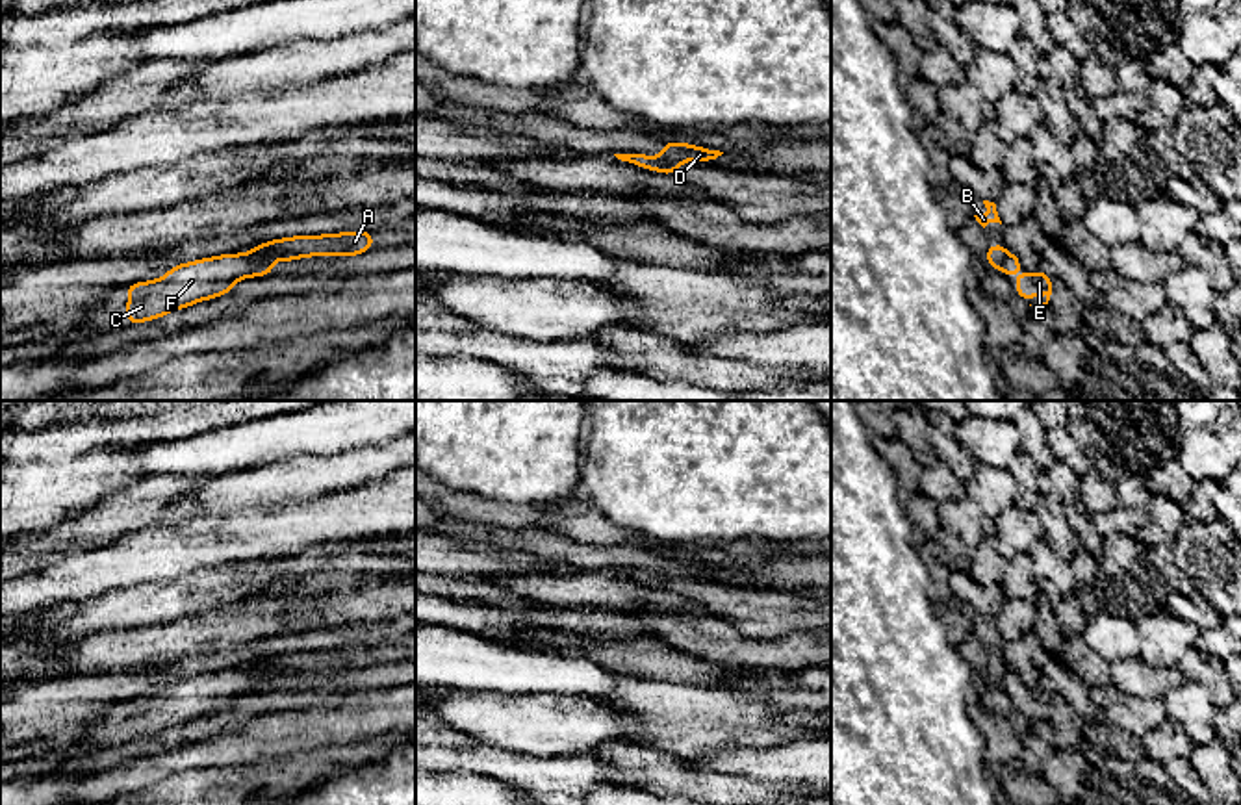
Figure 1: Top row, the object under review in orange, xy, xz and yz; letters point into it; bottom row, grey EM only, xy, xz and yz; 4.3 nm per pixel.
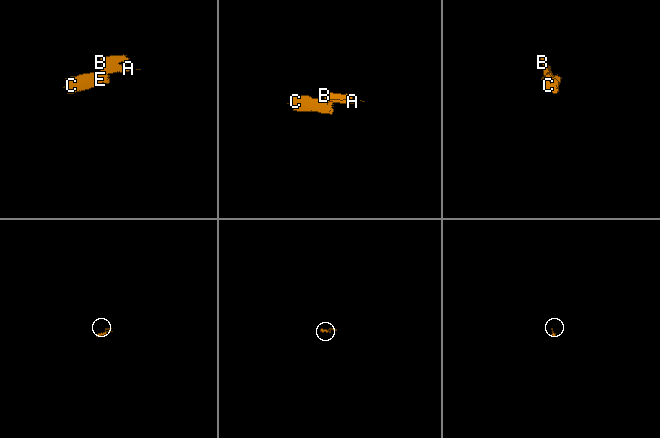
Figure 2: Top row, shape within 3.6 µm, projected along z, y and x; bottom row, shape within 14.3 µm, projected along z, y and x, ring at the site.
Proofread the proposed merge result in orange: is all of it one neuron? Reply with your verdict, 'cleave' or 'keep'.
cleave

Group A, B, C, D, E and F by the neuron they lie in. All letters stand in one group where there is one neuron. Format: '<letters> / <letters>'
A B D / C E F

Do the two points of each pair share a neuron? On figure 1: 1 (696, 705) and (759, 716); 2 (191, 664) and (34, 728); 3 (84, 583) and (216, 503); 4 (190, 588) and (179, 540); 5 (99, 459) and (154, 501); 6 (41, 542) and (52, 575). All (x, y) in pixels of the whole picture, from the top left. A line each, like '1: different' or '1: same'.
1: same
2: same
3: different
4: different
5: different
6: different

